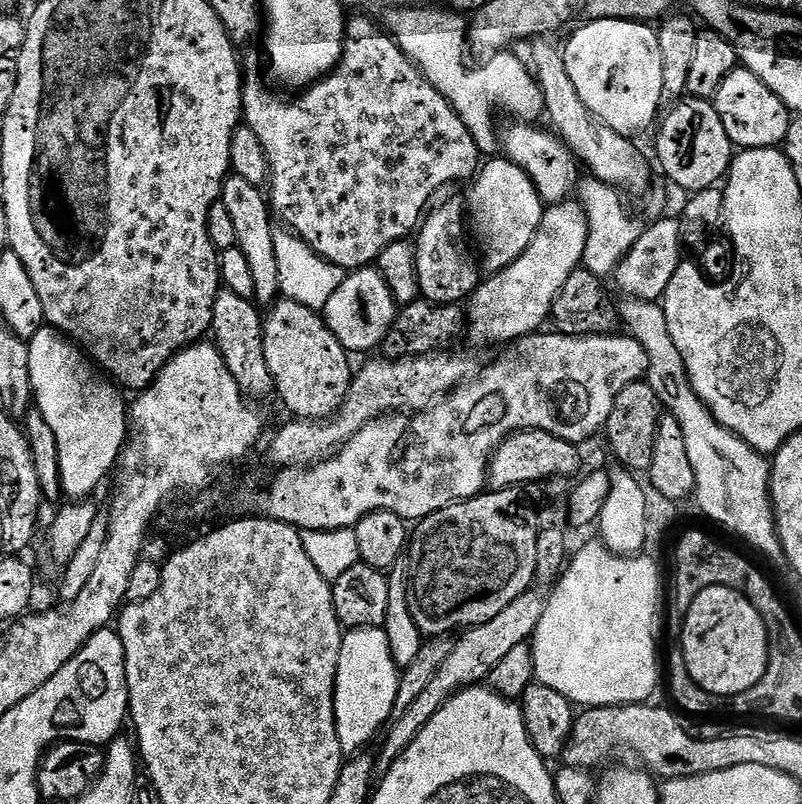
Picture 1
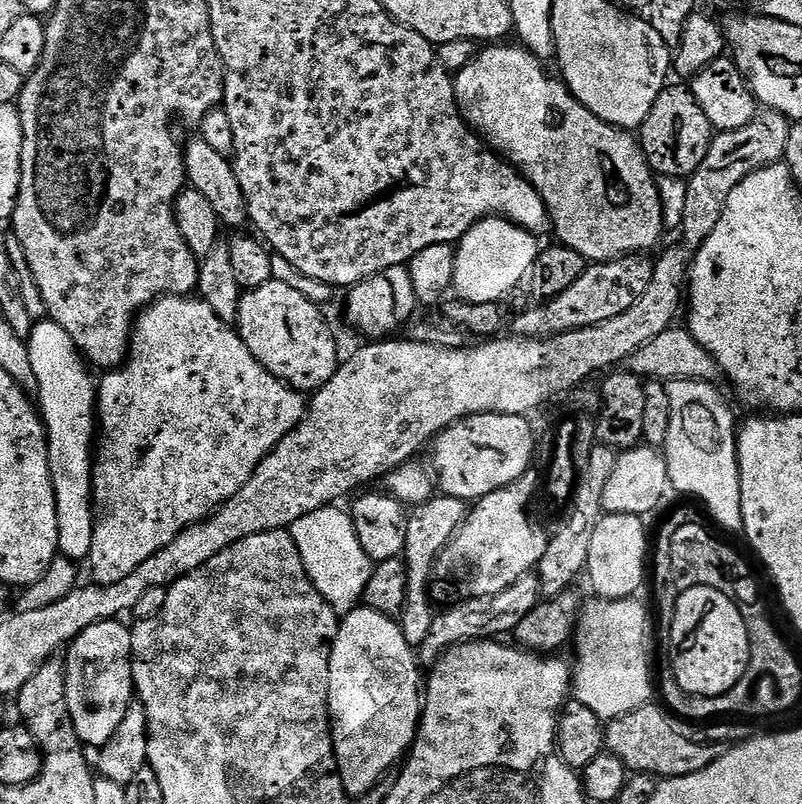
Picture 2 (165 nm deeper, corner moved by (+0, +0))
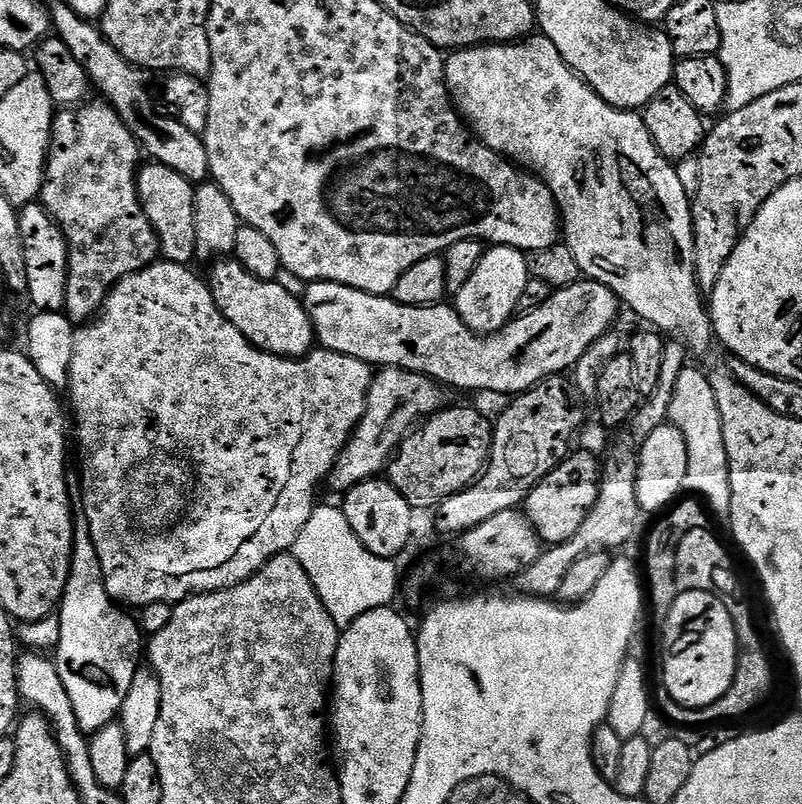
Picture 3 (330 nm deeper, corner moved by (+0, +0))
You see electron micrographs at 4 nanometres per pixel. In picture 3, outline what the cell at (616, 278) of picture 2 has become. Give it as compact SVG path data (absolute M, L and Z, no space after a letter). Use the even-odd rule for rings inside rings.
M582 278L578 282L574 282L565 288L557 288L553 291L552 297L546 302L542 302L534 310L524 312L509 320L505 328L491 335L481 335L474 332L464 324L462 318L456 312L455 307L449 306L447 303L426 304L424 307L410 306L409 304L399 304L397 300L393 300L391 296L375 296L374 294L366 294L362 290L354 290L350 286L342 286L335 284L329 280L318 280L308 284L306 294L302 297L304 309L308 311L310 322L316 331L316 338L321 349L329 352L337 352L338 354L346 354L350 358L358 358L362 362L379 366L380 368L401 368L402 370L410 370L417 372L423 376L430 377L441 386L449 384L452 388L469 388L472 392L512 392L511 394L519 394L521 392L529 392L535 384L548 379L549 376L558 376L575 369L578 358L582 358L582 354L586 354L586 350L590 350L590 346L594 346L594 342L598 342L598 338L602 338L607 332L613 331L616 315L622 312L620 299L610 290L610 286L602 286L602 282Z

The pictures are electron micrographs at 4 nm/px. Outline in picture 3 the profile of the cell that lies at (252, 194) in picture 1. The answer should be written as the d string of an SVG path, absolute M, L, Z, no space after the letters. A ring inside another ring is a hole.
M60 2L50 8L50 24L55 35L78 58L78 62L86 70L91 87L101 92L103 99L111 104L112 109L120 115L122 122L132 131L134 138L145 153L148 152L157 164L170 166L170 170L178 170L182 178L191 180L193 185L203 184L209 179L210 162L206 158L206 146L201 133L186 130L175 115L163 116L151 108L152 92L148 89L149 73L137 64L132 64L105 38L103 32L93 21L83 20L74 10L70 10L67 2Z

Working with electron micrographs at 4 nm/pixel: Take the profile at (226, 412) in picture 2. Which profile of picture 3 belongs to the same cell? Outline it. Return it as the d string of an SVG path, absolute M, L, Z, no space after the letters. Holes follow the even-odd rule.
M157 262L143 268L141 272L135 272L129 276L122 277L112 288L112 292L106 298L106 302L99 315L91 322L77 327L72 338L72 357L70 358L70 374L68 375L66 392L67 395L72 395L72 408L76 411L76 420L74 416L74 440L75 443L76 440L80 443L80 500L78 496L78 504L79 507L80 504L84 507L81 508L82 515L88 519L90 538L94 538L94 550L98 550L98 562L102 566L106 590L111 594L112 599L115 600L117 604L121 606L133 604L133 609L136 610L144 608L147 604L153 604L154 602L166 602L167 604L175 606L188 596L197 596L203 592L217 592L223 588L238 586L242 582L249 580L258 570L262 570L262 566L266 566L266 562L270 558L291 553L298 534L302 534L302 526L306 526L306 522L310 522L310 514L317 508L317 506L310 506L310 509L300 508L300 510L296 510L294 524L290 524L290 526L278 526L278 528L272 526L272 524L274 524L274 520L272 520L272 518L274 518L274 516L272 516L274 506L278 506L276 502L278 502L278 498L282 498L282 494L284 494L284 490L286 490L288 476L290 476L290 472L292 472L292 462L294 462L294 460L292 460L292 454L296 454L296 444L298 444L298 440L300 440L300 436L302 436L304 430L310 432L310 434L312 434L312 430L316 430L318 440L322 440L320 446L318 446L320 458L324 460L324 462L322 462L322 468L326 470L328 477L331 476L332 468L336 465L336 459L348 444L348 439L352 436L352 431L360 425L360 419L364 413L366 398L368 397L368 391L372 385L372 377L374 375L373 365L362 362L358 358L350 358L346 354L338 354L337 352L329 352L327 350L313 350L309 352L307 356L301 356L299 360L288 360L284 356L275 356L269 352L263 352L261 348L256 348L233 324L226 322L222 310L218 310L218 306L214 302L212 289L208 287L203 279L199 280L199 278L191 272L192 270L191 267L182 264Z

